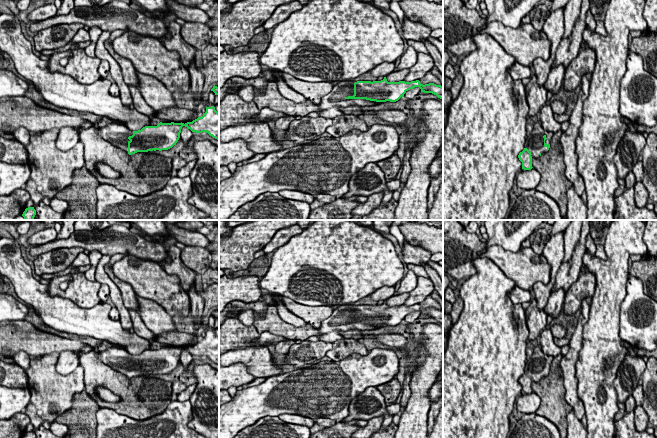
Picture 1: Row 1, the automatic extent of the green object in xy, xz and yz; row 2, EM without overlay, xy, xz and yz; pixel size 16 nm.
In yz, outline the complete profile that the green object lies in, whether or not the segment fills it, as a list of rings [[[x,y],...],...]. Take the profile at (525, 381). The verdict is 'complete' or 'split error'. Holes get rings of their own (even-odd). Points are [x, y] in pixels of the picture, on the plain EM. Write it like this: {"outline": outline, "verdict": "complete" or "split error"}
{"outline": [[[535,347],[532,356],[526,361],[524,374],[518,379],[522,393],[531,394],[532,383],[540,381],[549,374],[553,358],[545,354],[540,347]]], "verdict": "split error"}

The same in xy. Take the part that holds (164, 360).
{"outline": [[[214,330],[206,331],[202,341],[185,348],[160,346],[157,350],[145,350],[141,354],[132,355],[125,348],[111,347],[98,351],[98,357],[113,370],[132,379],[137,376],[172,372],[178,366],[183,350],[199,358],[206,356],[219,364],[219,336]]], "verdict": "split error"}

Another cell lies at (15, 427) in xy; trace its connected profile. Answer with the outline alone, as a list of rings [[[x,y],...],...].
[[[24,412],[7,420],[0,420],[0,438],[23,438],[29,423],[30,419]]]

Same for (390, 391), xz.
[[[396,377],[388,383],[379,385],[376,388],[384,396],[384,400],[386,403],[395,403],[399,393],[402,391],[402,386],[400,385]]]

